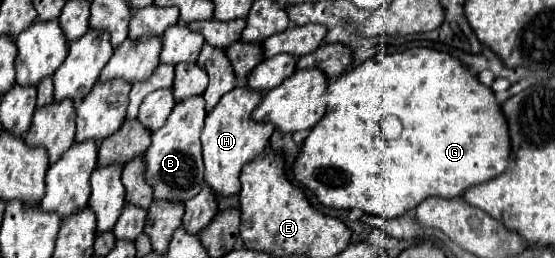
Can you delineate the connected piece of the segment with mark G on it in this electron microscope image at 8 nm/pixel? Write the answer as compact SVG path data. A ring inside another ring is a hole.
M409 48L397 54L377 54L365 64L343 72L327 86L323 98L327 110L305 138L293 164L293 176L327 208L359 208L367 214L397 218L415 210L417 204L429 196L461 196L463 190L495 178L509 164L507 122L491 88L479 84L479 80L447 52ZM387 118L401 122L399 134L389 134L389 124L381 124L381 120Z

